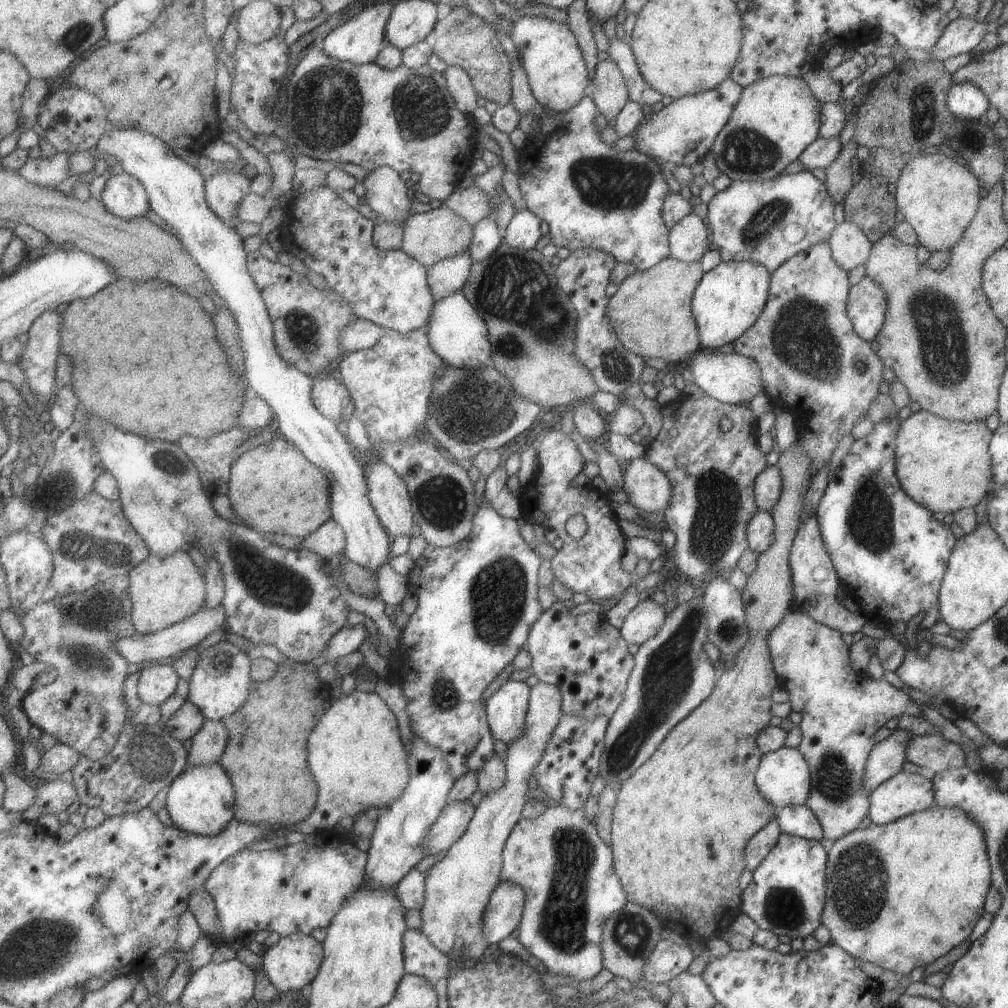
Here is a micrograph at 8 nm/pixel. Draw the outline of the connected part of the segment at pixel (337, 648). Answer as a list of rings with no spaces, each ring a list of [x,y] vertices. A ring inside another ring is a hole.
[[[364,624],[356,626],[348,625],[337,636],[332,638],[322,657],[330,663],[336,664],[338,660],[360,650],[360,646],[370,636],[368,628]]]

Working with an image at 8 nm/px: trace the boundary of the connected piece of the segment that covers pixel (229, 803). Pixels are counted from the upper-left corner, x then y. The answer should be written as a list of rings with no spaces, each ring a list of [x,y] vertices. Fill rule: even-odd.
[[[221,763],[191,765],[173,784],[167,808],[176,826],[190,833],[220,835],[237,818],[237,791],[231,774]]]

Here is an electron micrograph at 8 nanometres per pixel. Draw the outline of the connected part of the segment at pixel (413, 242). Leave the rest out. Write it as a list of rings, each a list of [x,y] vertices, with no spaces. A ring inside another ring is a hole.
[[[441,206],[423,214],[413,214],[404,226],[405,242],[403,250],[430,268],[449,257],[470,251],[475,240],[475,227],[449,206]]]

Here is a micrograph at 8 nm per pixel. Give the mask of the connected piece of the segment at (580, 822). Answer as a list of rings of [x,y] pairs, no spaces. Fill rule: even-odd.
[[[550,803],[550,807],[546,809],[544,814],[540,817],[524,818],[520,824],[516,826],[511,839],[508,840],[504,859],[503,882],[513,881],[515,884],[522,886],[527,893],[527,906],[521,928],[519,929],[519,941],[532,955],[540,959],[540,961],[547,966],[548,971],[554,973],[554,975],[569,977],[573,980],[571,984],[574,984],[574,986],[577,986],[578,983],[591,981],[600,973],[602,968],[606,967],[603,965],[603,929],[612,914],[625,908],[626,894],[624,894],[624,890],[622,890],[622,882],[618,882],[618,877],[614,874],[615,868],[612,868],[612,848],[599,836],[598,829],[593,820],[588,820],[585,807],[579,810],[571,810]]]

